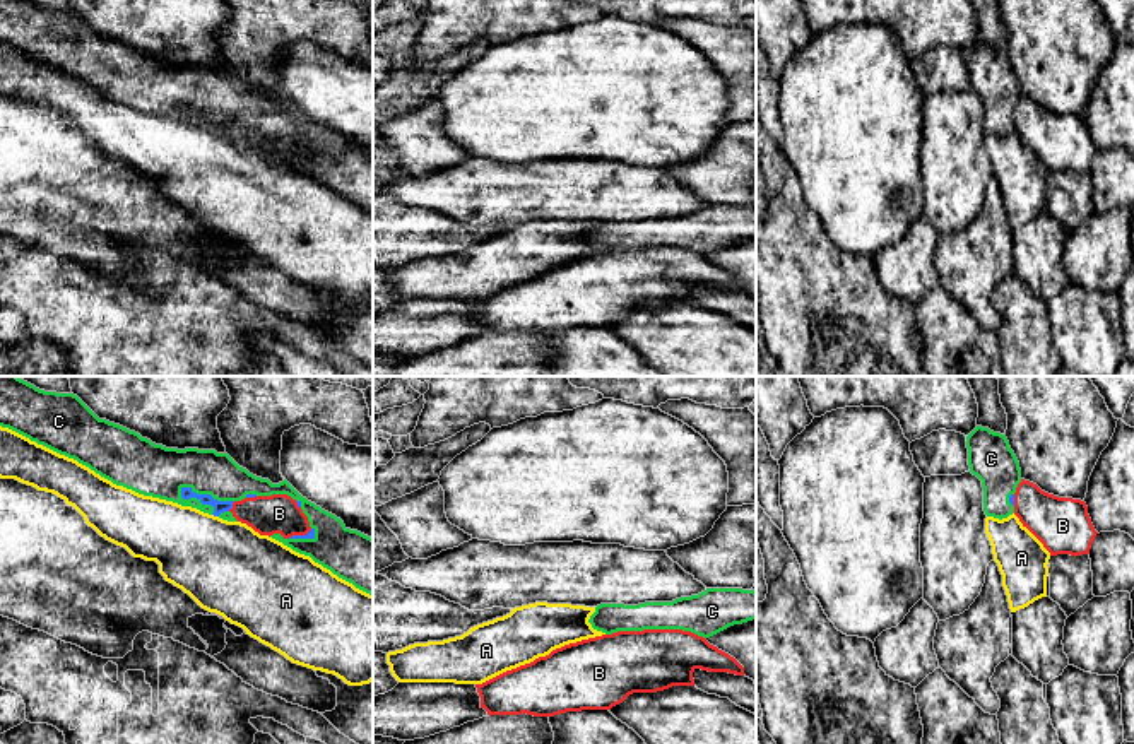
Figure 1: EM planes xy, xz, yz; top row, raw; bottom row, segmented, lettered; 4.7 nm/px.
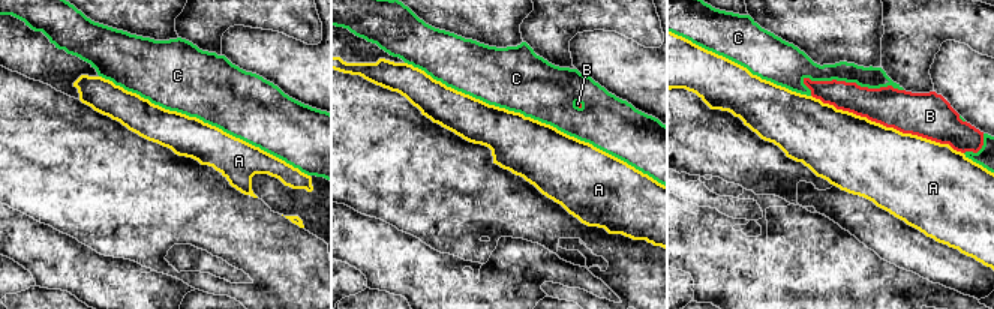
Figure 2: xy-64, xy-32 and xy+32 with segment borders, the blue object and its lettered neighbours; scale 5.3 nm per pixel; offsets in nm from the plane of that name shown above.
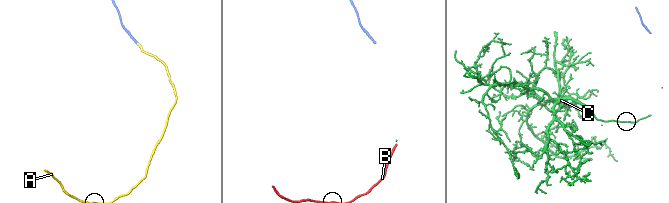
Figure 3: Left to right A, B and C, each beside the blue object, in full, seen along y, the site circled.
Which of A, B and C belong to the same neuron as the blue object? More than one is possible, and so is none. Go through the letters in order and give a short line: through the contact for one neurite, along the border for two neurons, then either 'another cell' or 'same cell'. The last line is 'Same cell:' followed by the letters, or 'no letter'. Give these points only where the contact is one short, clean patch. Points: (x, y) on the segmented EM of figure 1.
A: same cell
B: another cell
C: another cell
Same cell: A

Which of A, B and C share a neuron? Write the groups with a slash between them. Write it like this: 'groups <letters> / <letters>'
groups A / B / C

